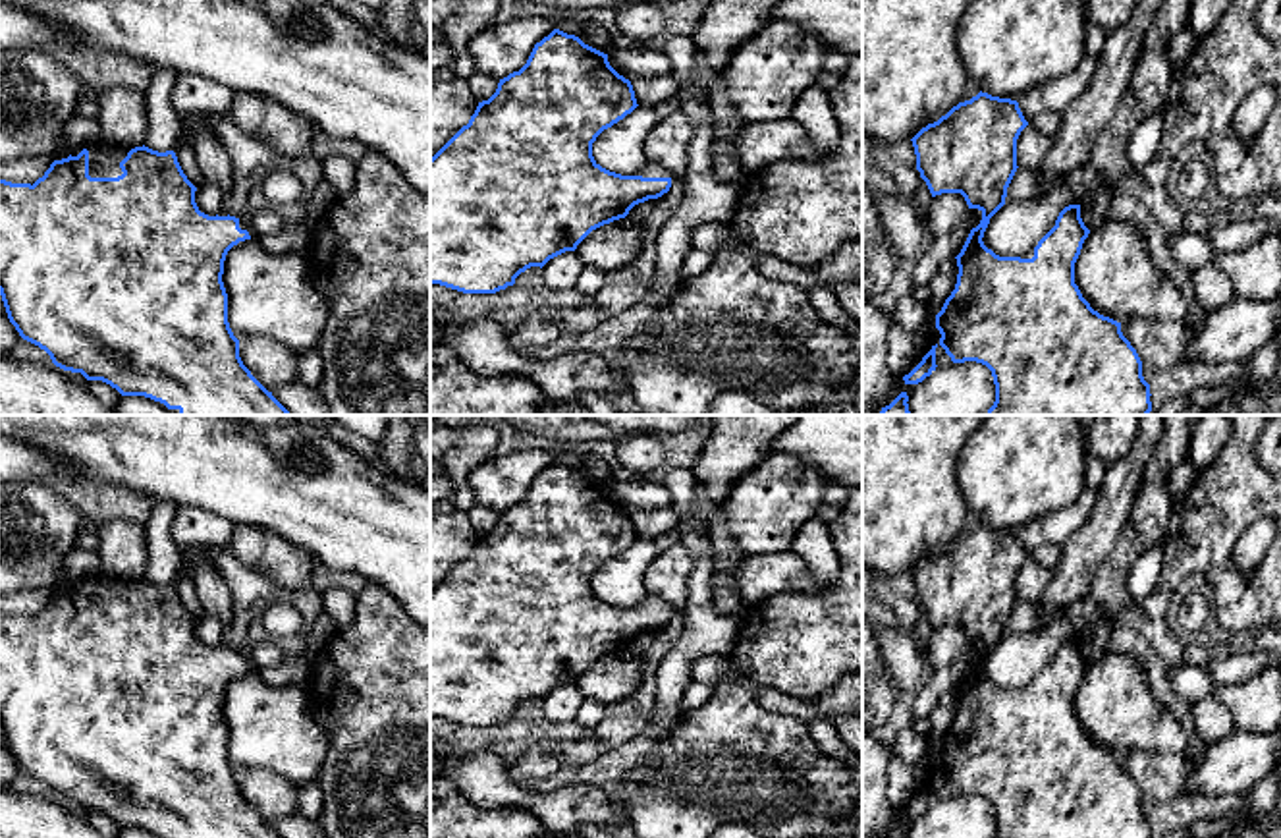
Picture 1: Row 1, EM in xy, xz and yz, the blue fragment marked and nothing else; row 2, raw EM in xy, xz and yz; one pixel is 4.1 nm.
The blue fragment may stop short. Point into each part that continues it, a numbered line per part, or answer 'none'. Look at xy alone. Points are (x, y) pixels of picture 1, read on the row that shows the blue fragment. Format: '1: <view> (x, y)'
1: xy (105, 159)

